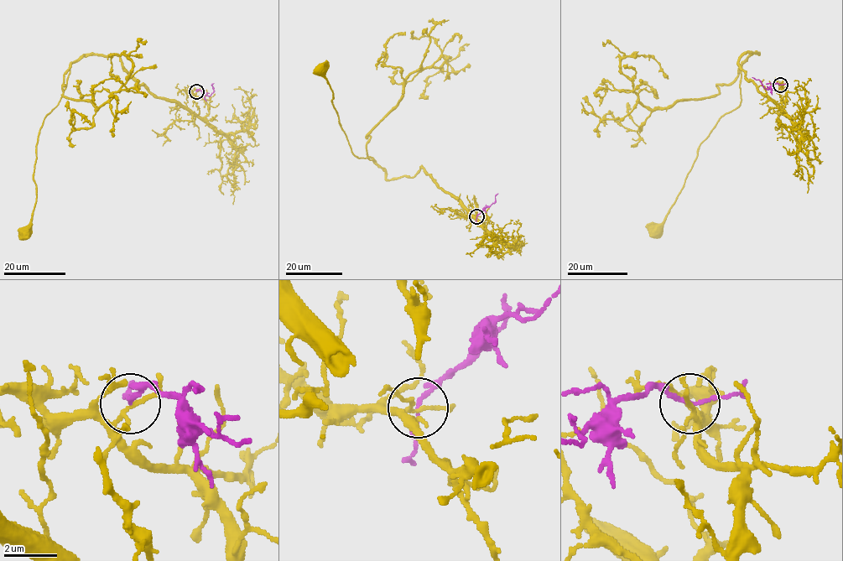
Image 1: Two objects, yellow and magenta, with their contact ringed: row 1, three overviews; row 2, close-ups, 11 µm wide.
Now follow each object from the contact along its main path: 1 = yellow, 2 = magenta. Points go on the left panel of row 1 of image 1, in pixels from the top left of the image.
1: (196, 91), (208, 106), (202, 117), (158, 98), (119, 56), (81, 54), (39, 132), (36, 203), (24, 234)
2: (196, 91), (201, 90), (206, 96), (210, 96), (213, 83)

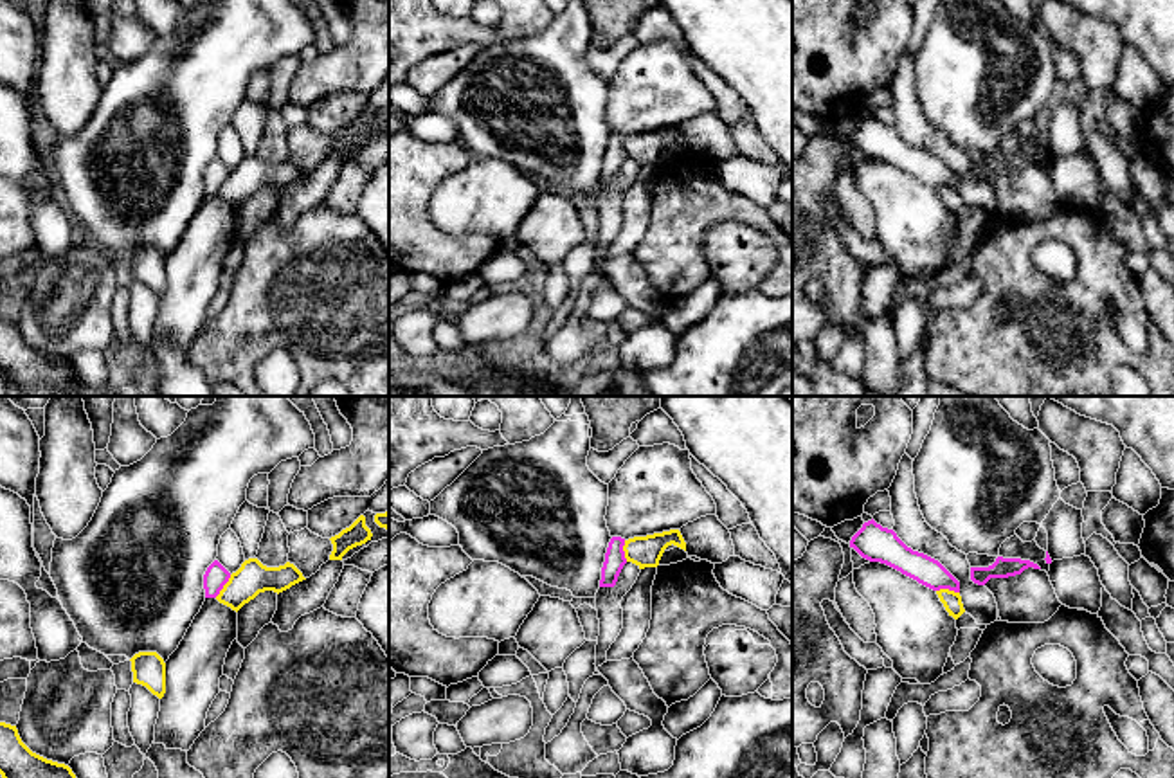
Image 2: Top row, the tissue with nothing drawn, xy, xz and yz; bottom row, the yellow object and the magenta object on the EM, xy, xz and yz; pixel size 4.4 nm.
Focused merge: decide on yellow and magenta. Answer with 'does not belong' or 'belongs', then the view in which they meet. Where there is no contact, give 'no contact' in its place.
does not belong; contact in xy

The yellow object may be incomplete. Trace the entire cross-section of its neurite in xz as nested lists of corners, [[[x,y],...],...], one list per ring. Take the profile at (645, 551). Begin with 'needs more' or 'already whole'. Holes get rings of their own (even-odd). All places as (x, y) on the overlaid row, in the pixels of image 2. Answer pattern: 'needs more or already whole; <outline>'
already whole; [[[679,529],[628,538],[623,551],[627,562],[636,564],[639,569],[657,567],[664,549],[672,544],[686,551],[686,542]]]

